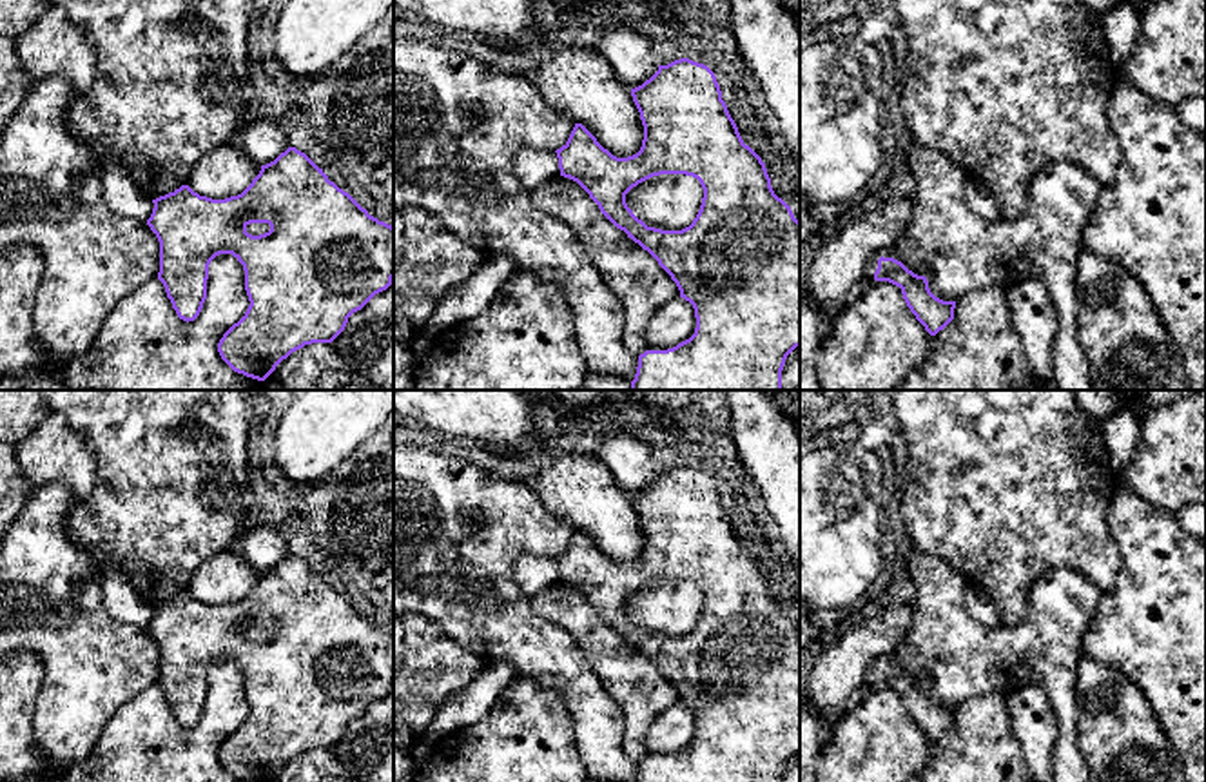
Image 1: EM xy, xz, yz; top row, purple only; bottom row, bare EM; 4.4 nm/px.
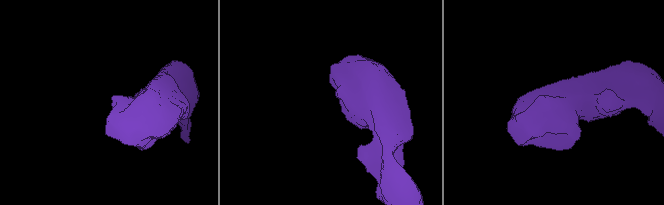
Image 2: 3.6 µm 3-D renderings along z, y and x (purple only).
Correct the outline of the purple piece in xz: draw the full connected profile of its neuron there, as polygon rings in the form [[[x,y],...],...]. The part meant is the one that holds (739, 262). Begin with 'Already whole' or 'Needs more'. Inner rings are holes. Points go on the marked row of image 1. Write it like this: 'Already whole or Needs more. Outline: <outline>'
Already whole. Outline: [[[689,58],[658,65],[649,80],[631,89],[631,96],[644,125],[637,154],[613,156],[582,123],[575,123],[568,142],[555,151],[560,176],[577,181],[617,229],[647,250],[695,308],[695,334],[673,348],[640,354],[631,390],[782,390],[785,359],[800,347],[800,221],[774,194],[762,158],[744,143],[707,65]],[[660,174],[693,176],[704,189],[696,218],[682,230],[647,227],[626,203],[633,187]]]

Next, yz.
Already whole. Outline: [[[881,256],[874,279],[900,287],[907,307],[930,336],[936,336],[954,319],[956,301],[936,298],[927,278],[914,274],[901,261]]]

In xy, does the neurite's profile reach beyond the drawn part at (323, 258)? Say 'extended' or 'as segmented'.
as segmented

